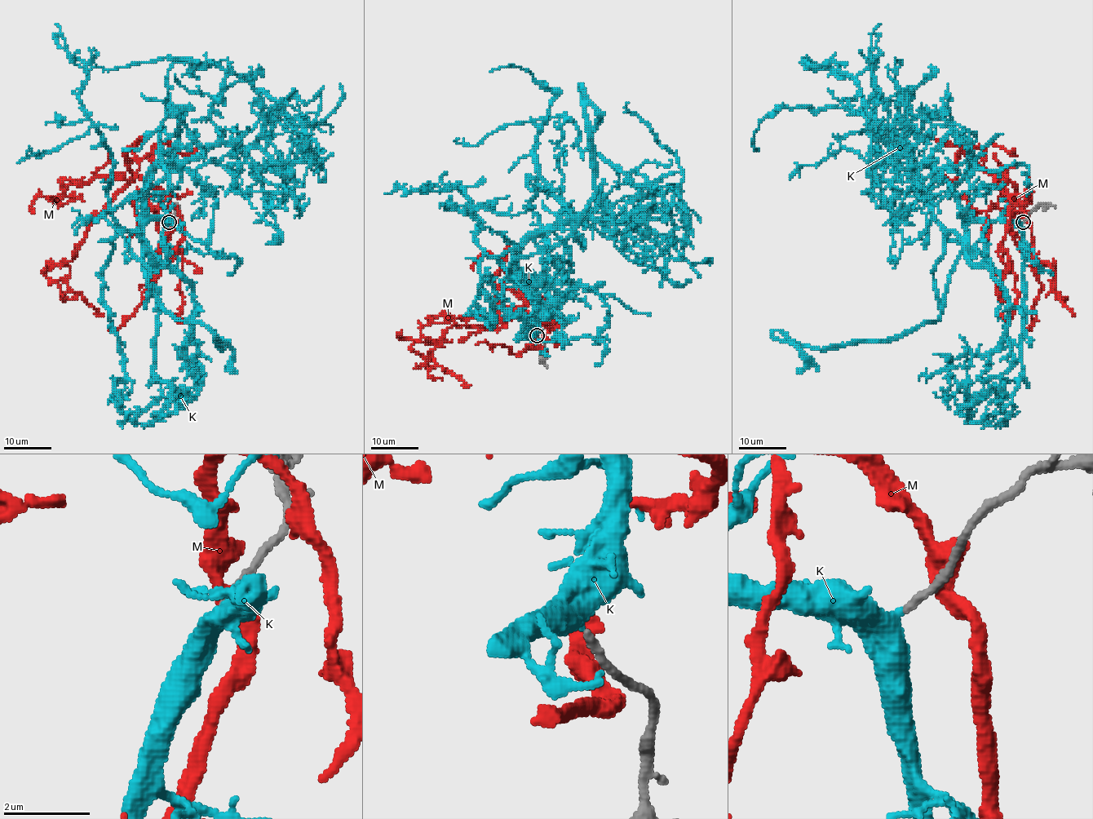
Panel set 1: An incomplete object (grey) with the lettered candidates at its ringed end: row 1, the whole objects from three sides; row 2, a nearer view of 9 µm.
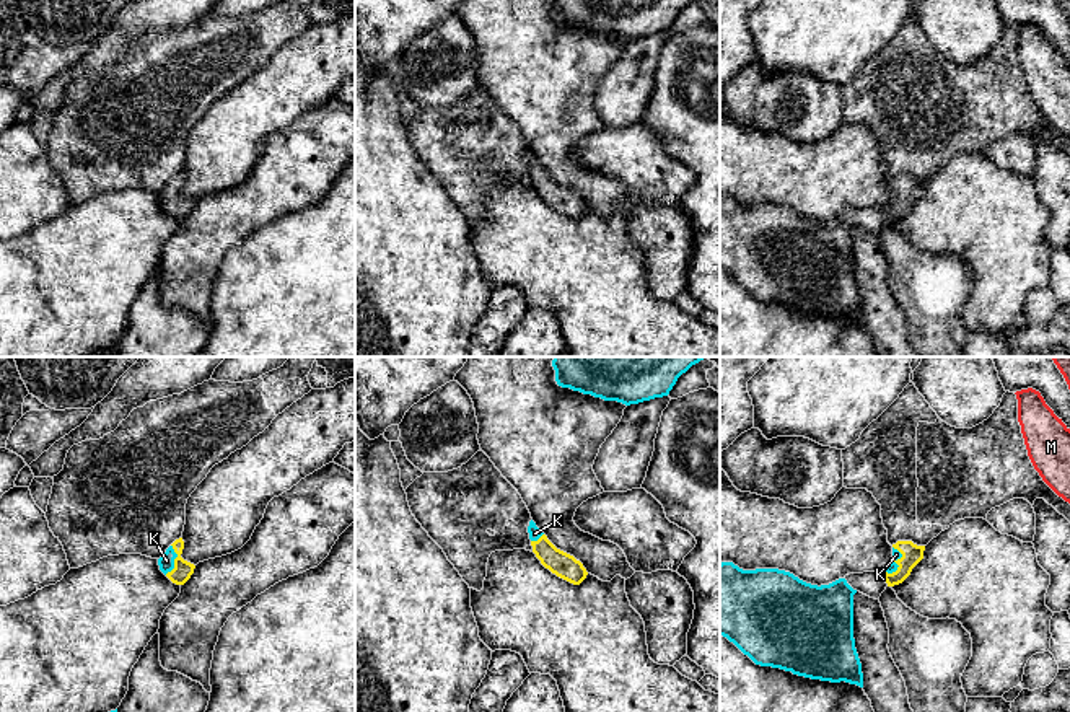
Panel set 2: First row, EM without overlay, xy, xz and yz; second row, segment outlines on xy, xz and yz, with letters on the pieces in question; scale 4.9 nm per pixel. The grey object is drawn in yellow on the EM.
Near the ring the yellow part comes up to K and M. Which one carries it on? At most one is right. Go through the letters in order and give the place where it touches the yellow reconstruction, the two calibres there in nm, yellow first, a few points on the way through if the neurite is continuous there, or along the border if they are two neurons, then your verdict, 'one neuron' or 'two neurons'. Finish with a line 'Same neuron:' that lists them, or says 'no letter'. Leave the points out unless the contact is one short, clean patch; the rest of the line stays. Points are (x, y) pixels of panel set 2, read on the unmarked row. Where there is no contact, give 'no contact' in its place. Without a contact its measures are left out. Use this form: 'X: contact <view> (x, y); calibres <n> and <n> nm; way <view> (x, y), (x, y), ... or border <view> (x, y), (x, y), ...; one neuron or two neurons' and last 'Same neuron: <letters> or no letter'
K: contact yz (896, 197); calibres 100 and 50 nm; way yz (912, 189), (896, 197), (896, 189); one neuron
M: no contact; two neurons
Same neuron: K

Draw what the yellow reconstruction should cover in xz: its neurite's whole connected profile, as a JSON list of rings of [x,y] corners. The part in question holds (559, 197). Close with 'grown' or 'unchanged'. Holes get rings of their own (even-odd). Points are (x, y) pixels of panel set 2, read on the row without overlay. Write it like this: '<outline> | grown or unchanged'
[[[533,155],[529,156],[528,168],[533,187],[546,204],[573,220],[580,220],[586,213],[588,207],[583,199],[557,184]]] | grown

